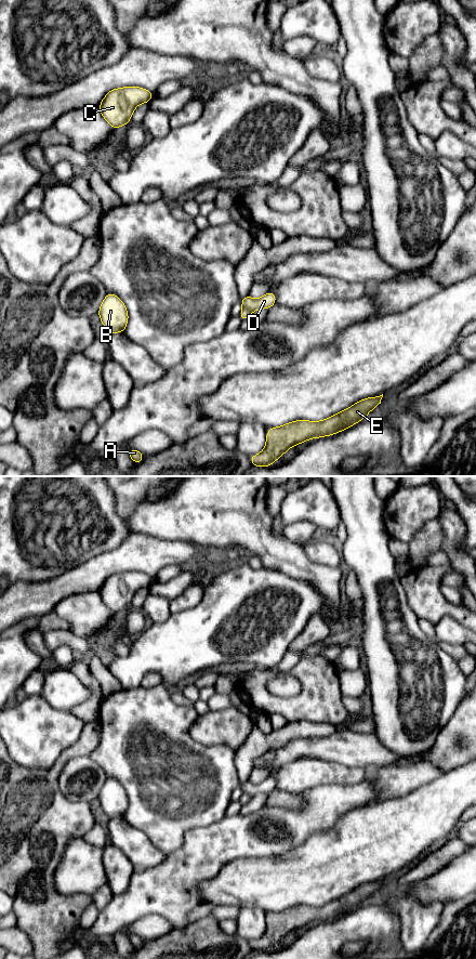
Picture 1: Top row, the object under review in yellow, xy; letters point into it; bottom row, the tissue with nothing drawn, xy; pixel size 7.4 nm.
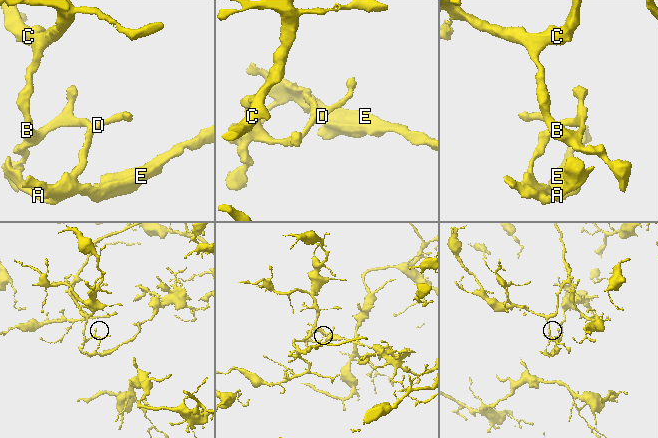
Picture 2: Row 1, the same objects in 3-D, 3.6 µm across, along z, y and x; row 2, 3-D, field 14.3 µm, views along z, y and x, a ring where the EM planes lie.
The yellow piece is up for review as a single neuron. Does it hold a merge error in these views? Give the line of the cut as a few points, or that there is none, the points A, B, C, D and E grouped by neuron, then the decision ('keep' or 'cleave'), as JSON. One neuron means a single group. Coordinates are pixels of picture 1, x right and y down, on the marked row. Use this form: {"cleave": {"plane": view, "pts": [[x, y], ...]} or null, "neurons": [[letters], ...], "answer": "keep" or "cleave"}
{"cleave": {"plane": "xy", "pts": [[243, 306], [250, 312]]}, "neurons": [["A", "E"], ["B", "C", "D"]], "answer": "cleave"}

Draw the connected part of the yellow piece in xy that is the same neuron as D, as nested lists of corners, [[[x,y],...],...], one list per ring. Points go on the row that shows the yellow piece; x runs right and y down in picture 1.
[[[269,291],[262,298],[255,300],[250,295],[241,299],[241,304],[243,307],[248,308],[250,312],[256,311],[259,308],[269,308],[274,304],[276,304],[276,295],[274,292]]]

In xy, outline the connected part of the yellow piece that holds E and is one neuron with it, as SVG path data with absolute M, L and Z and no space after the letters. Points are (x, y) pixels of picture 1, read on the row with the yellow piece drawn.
M383 394L365 398L352 407L319 422L298 420L282 426L269 428L264 450L249 457L253 467L269 467L289 448L312 437L333 435L367 418L370 410L381 404Z

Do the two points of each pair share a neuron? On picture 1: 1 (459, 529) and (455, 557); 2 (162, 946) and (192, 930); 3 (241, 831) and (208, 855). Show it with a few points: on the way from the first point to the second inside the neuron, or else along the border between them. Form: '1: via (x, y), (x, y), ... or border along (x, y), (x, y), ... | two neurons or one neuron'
1: via (454, 536), (455, 551) | one neuron
2: via (170, 946), (175, 946), (184, 937) | one neuron
3: via (233, 837), (222, 841), (216, 846) | one neuron

